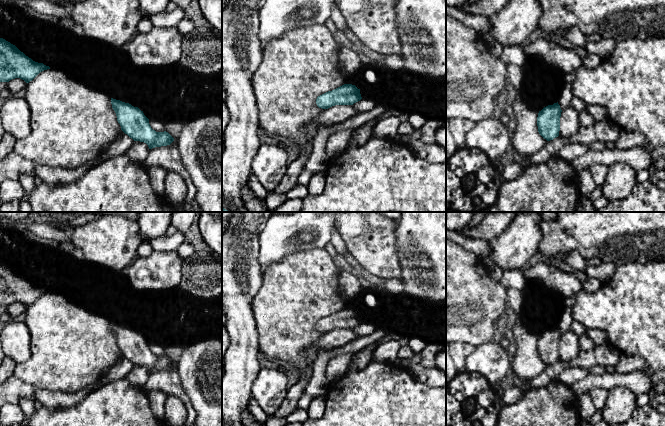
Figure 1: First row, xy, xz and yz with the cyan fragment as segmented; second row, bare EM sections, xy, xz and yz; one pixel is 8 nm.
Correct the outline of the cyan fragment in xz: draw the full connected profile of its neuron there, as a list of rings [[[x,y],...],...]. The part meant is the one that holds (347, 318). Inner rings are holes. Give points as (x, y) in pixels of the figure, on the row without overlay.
[[[344,308],[318,320],[316,328],[319,332],[328,333],[335,329],[353,329],[361,323],[360,313],[352,308]]]

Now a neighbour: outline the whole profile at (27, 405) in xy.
[[[22,398],[19,405],[23,410],[26,420],[30,419],[35,413],[35,401],[30,398]]]

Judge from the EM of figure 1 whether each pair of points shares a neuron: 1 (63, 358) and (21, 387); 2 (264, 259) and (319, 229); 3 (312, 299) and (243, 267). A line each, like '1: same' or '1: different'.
1: different
2: same
3: different

